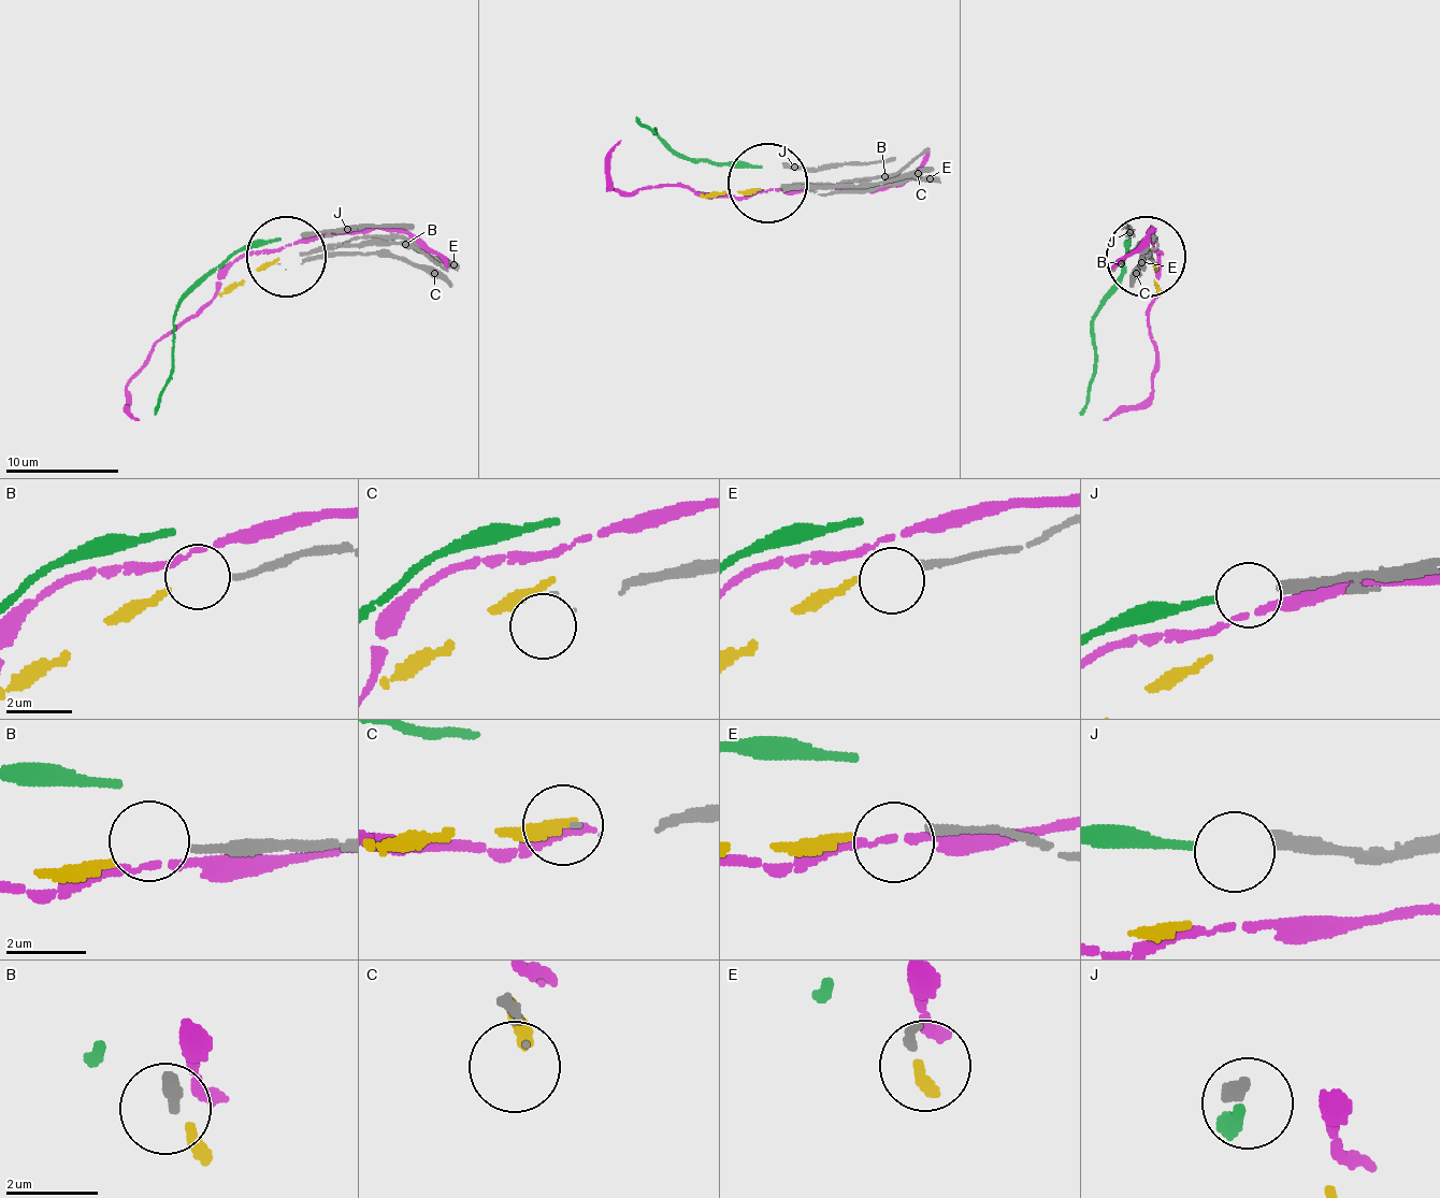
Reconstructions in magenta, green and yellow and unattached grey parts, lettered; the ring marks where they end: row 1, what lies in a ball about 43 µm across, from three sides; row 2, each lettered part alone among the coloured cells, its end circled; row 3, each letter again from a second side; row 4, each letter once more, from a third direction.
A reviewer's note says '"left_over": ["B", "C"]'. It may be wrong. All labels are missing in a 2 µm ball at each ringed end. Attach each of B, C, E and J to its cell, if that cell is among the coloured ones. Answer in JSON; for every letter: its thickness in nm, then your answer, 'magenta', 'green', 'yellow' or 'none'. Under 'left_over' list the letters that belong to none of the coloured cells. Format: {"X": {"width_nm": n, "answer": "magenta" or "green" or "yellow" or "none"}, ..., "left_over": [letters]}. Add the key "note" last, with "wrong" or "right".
{"B": {"width_nm": 190, "answer": "none"}, "C": {"width_nm": 40, "answer": "none"}, "E": {"width_nm": 190, "answer": "yellow"}, "J": {"width_nm": 400, "answer": "green"}, "left_over": ["B", "C"], "note": "right"}

